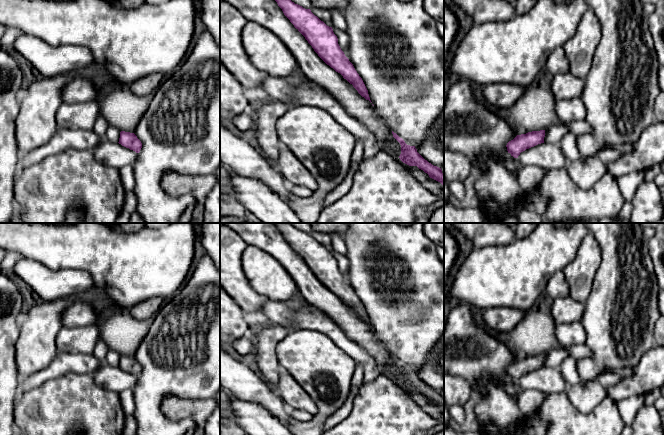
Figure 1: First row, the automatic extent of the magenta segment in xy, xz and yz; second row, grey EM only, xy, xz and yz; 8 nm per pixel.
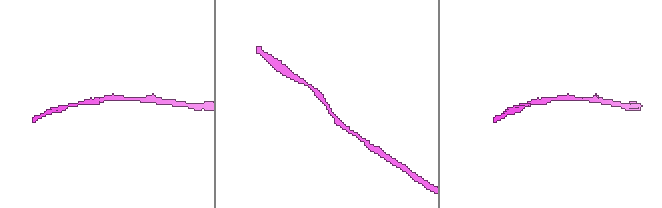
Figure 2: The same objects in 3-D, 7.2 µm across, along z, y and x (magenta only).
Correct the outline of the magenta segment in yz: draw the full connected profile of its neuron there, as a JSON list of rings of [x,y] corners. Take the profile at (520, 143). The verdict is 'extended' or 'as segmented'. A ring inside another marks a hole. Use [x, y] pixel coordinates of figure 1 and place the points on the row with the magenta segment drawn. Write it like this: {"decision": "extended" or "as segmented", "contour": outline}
{"decision": "as segmented", "contour": [[[545,130],[532,131],[526,134],[517,135],[506,145],[508,153],[514,158],[518,158],[521,152],[544,143]]]}

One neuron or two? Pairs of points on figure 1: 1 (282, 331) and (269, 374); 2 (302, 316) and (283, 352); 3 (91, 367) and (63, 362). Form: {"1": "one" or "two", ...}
{"1": "one", "2": "two", "3": "one"}

